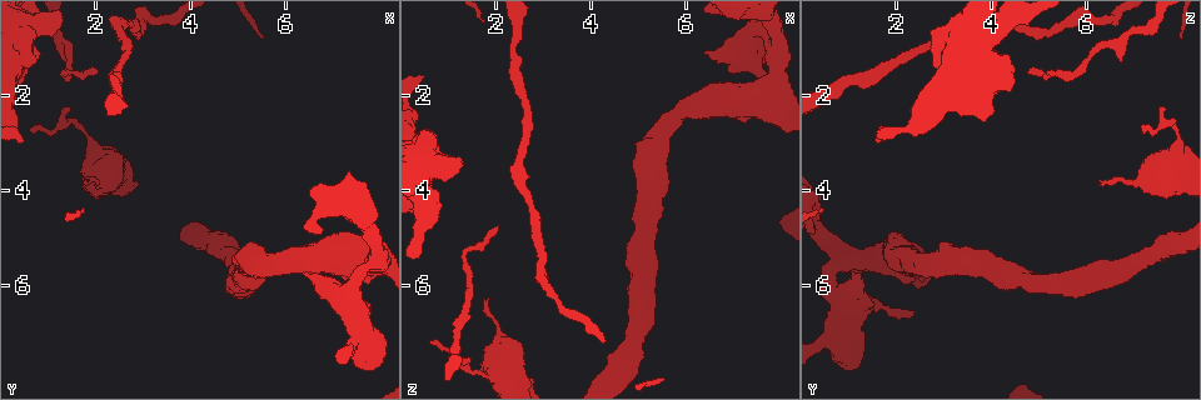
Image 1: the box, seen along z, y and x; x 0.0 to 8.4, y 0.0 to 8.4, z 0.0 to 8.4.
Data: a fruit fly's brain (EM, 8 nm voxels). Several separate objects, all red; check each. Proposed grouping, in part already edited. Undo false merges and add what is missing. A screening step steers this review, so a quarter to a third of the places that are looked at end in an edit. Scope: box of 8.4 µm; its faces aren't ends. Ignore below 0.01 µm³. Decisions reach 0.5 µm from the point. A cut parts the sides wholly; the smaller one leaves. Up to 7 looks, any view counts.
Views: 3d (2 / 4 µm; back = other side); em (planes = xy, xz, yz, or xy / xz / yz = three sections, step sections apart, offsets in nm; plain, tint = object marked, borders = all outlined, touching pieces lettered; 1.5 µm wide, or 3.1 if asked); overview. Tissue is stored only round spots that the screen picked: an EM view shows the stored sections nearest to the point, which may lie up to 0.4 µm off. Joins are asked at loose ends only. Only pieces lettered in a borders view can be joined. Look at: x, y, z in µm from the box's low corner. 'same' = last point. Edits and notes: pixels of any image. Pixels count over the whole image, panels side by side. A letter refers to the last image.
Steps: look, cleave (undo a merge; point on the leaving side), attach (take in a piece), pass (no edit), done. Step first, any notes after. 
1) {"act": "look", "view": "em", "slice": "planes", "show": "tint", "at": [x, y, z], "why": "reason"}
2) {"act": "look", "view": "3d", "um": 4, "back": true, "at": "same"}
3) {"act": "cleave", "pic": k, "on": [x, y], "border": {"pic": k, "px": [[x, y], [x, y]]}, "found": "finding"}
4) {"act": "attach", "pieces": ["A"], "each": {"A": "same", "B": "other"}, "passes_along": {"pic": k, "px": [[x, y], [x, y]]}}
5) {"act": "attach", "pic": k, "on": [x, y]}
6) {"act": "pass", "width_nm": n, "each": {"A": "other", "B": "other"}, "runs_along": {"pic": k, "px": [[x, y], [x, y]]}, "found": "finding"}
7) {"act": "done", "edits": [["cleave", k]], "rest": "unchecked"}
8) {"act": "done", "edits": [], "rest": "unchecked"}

{"act": "look", "view": "3d", "um": 2, "at": [2.05, 1.55, 4.80], "why": "tapers out"}

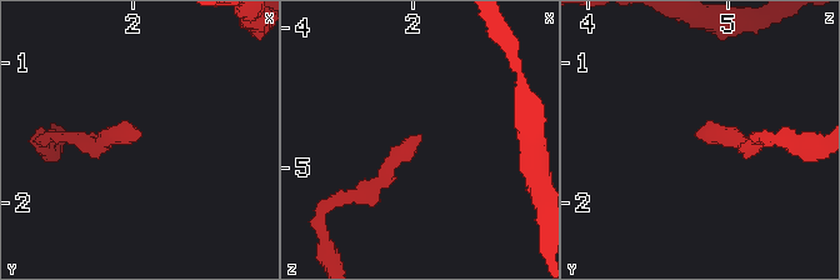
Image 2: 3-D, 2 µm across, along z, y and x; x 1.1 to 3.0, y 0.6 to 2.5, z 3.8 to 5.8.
{"act": "look", "view": "em", "slice": "planes", "show": "borders", "at": [2.04, 1.52, 4.76]}

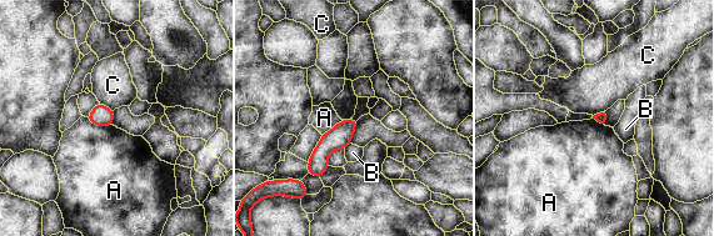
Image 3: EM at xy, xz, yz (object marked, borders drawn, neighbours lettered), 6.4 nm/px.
{"act": "pass", "width_nm": 70, "each": {"A": "other", "B": "other", "C": "other"}, "runs_along": {"pic": 3, "px": [[353, 122], [319, 156], [310, 170]]}, "found": "none of them fits"}

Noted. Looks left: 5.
{"act": "look", "view": "3d", "um": 4, "at": [1.75, 3.85, 6.30], "why": "branch stops here"}

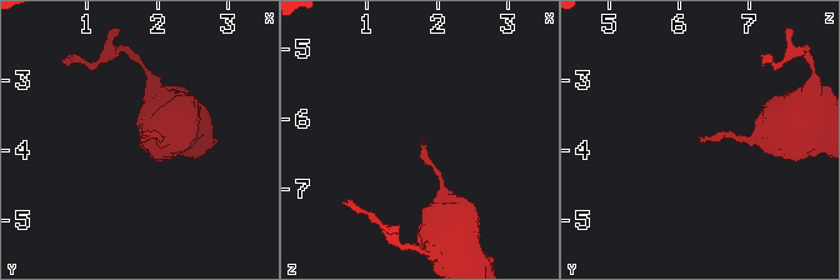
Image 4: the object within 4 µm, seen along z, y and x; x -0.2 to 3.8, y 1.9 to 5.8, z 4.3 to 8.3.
{"act": "look", "view": "em", "slice": "planes", "show": "borders", "at": [1.80, 3.85, 6.30]}

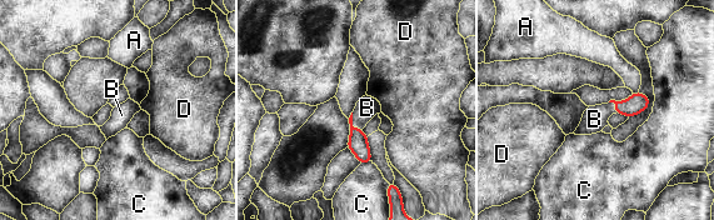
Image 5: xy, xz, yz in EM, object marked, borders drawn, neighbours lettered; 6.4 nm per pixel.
{"act": "attach", "pieces": ["B"], "each": {"A": "other", "B": "same", "C": "other", "D": "other"}, "found": "the neuron continues"}

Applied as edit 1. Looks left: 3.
{"act": "look", "view": "em", "slice": "planes", "show": "plain", "at": [6.40, 5.75, 1.10], "why": "stops while still wide"}

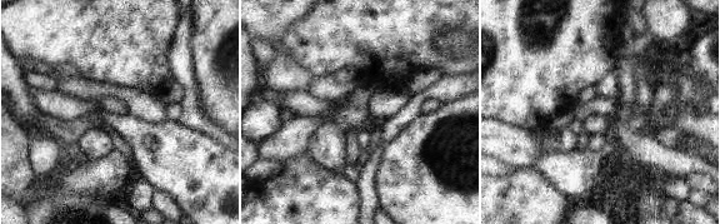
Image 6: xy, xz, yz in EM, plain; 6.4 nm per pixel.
{"act": "look", "view": "em", "slice": "planes", "show": "borders", "at": "same"}

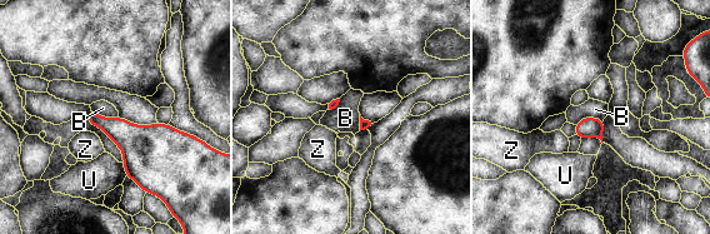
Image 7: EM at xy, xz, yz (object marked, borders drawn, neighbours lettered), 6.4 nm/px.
{"act": "pass", "each": {"B": "other", "U": "other", "Z": "other"}, "border": {"pic": 7, "px": [[603, 119], [583, 118], [575, 124]]}, "found": "none of them fits"}

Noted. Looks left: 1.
{"act": "done", "edits": [["attach", 5]], "rest": "unchecked"}

